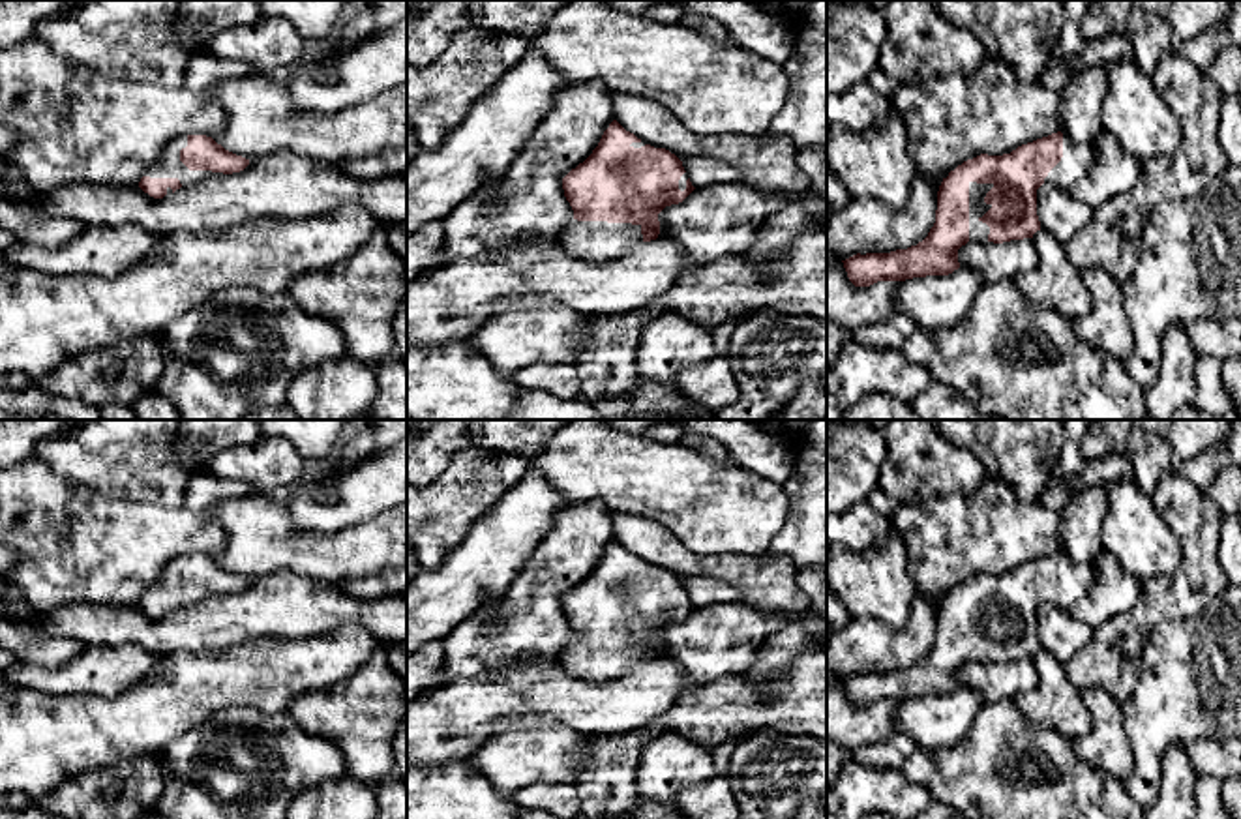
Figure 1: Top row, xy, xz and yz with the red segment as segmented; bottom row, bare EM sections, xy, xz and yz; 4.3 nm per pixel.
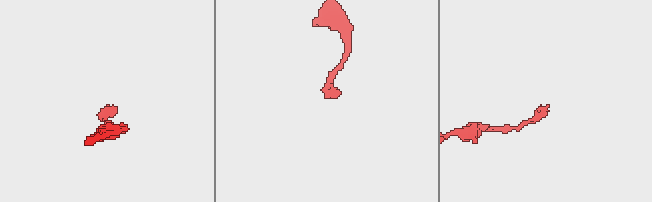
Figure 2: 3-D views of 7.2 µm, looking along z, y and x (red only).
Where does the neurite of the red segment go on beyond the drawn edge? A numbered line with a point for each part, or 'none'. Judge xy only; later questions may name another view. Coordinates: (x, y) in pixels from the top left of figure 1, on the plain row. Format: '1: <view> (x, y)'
1: xy (169, 585)

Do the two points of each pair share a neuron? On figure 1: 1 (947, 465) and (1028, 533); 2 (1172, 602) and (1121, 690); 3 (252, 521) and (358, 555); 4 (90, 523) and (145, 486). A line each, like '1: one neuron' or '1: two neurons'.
1: two neurons
2: one neuron
3: one neuron
4: two neurons

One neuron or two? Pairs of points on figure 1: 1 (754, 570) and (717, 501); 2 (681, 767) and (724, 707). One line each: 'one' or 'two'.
1: two
2: two

